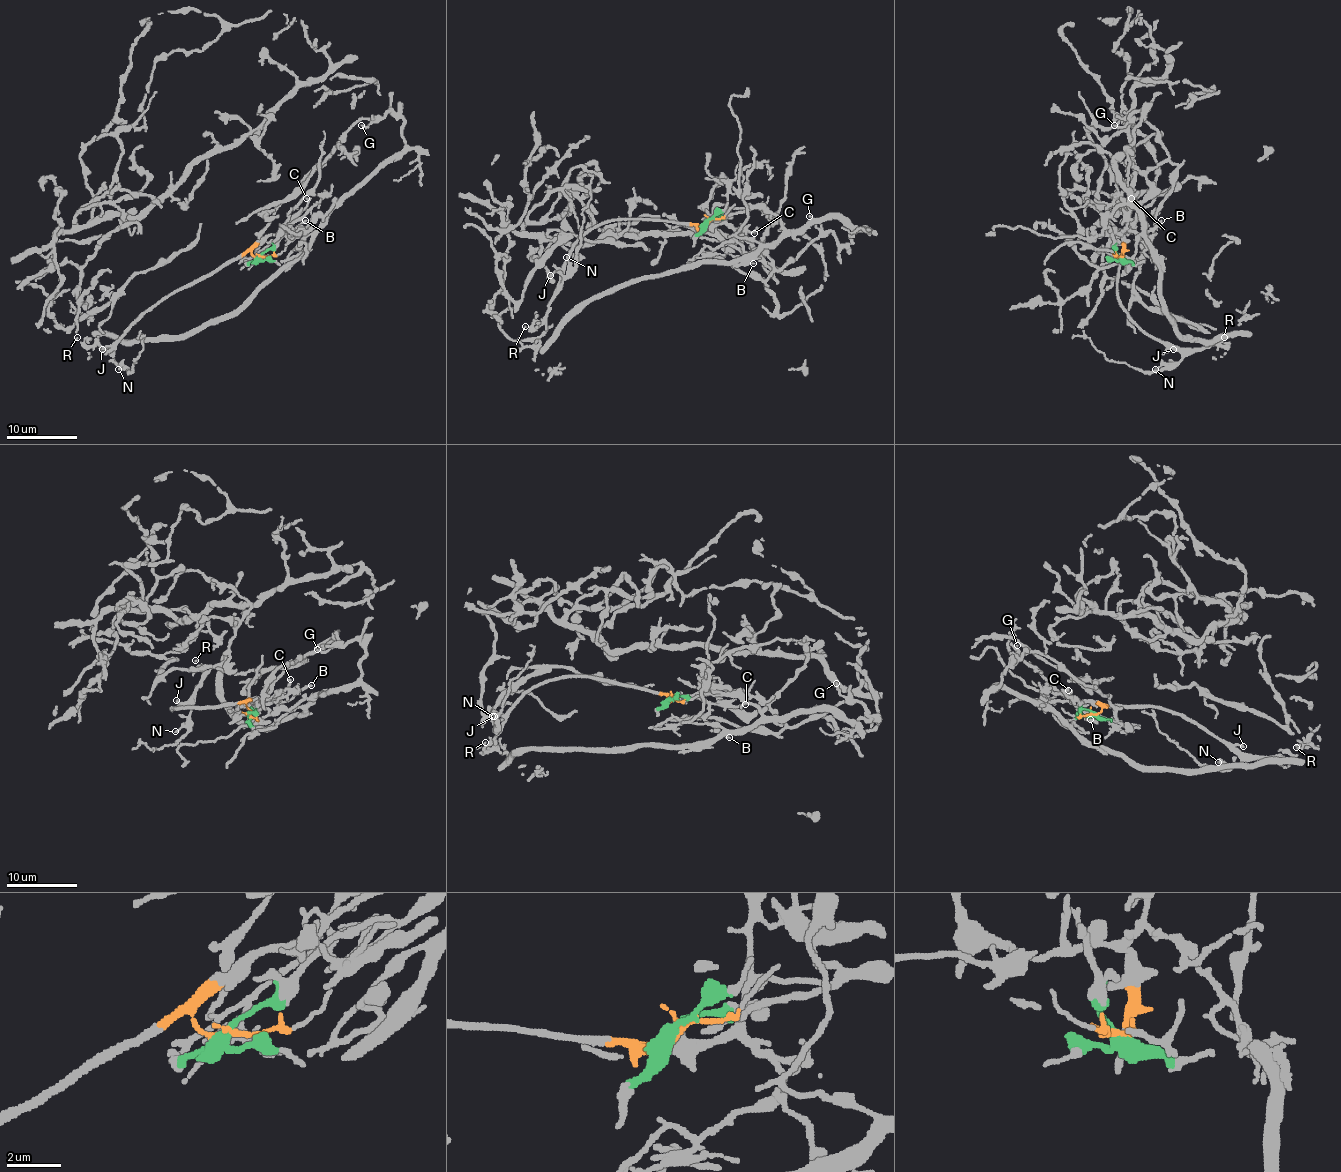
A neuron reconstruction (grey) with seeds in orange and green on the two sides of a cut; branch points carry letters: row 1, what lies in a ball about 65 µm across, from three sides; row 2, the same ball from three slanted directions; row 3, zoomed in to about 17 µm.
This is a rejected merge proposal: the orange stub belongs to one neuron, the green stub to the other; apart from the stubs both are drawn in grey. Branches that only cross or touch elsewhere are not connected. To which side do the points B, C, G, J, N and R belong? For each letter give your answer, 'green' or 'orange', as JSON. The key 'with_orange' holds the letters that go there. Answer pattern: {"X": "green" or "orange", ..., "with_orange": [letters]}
{"B": "orange", "C": "orange", "G": "green", "J": "orange", "N": "orange", "R": "orange", "with_orange": ["B", "C", "J", "N", "R"]}

